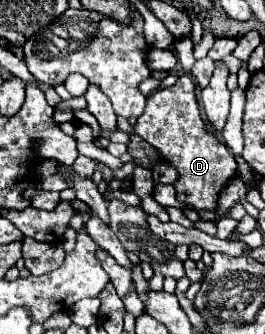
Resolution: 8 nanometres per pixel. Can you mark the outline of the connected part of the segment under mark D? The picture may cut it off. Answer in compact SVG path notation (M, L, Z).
M181 76L175 86L163 88L147 98L147 108L137 118L135 134L157 148L161 156L177 168L179 180L175 182L175 190L181 202L187 202L199 210L217 208L219 192L235 176L237 162L229 148L207 130L195 100L195 84L189 76Z

